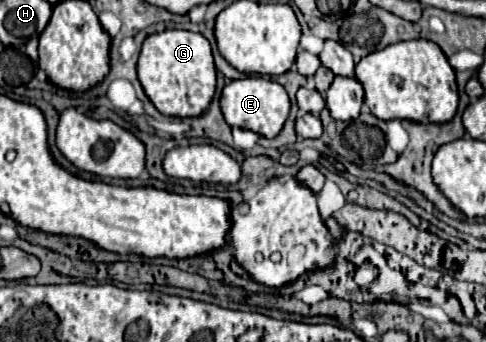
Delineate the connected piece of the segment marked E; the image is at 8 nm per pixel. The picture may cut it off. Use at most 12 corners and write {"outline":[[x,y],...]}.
{"outline":[[261,76],[223,88],[227,124],[275,138],[289,116],[285,88]]}

